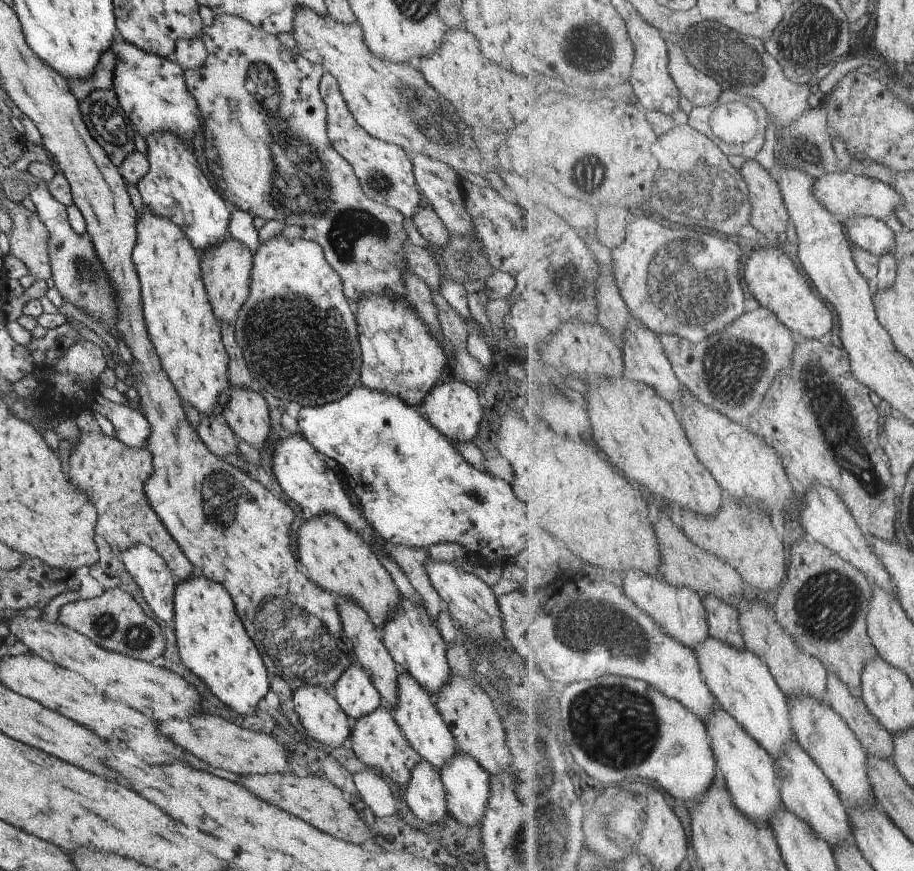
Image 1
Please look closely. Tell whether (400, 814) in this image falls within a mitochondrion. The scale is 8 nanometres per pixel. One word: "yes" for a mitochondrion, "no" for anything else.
no

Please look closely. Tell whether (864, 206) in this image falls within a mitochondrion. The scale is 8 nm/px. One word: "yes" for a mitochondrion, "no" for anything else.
no

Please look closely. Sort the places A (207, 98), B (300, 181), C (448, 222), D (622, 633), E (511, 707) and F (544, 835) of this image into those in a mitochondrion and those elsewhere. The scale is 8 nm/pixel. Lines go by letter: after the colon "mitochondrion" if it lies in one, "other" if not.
A: other
B: mitochondrion
C: other
D: mitochondrion
E: other
F: mitochondrion

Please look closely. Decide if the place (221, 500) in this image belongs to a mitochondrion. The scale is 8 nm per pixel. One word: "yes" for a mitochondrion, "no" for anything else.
yes

